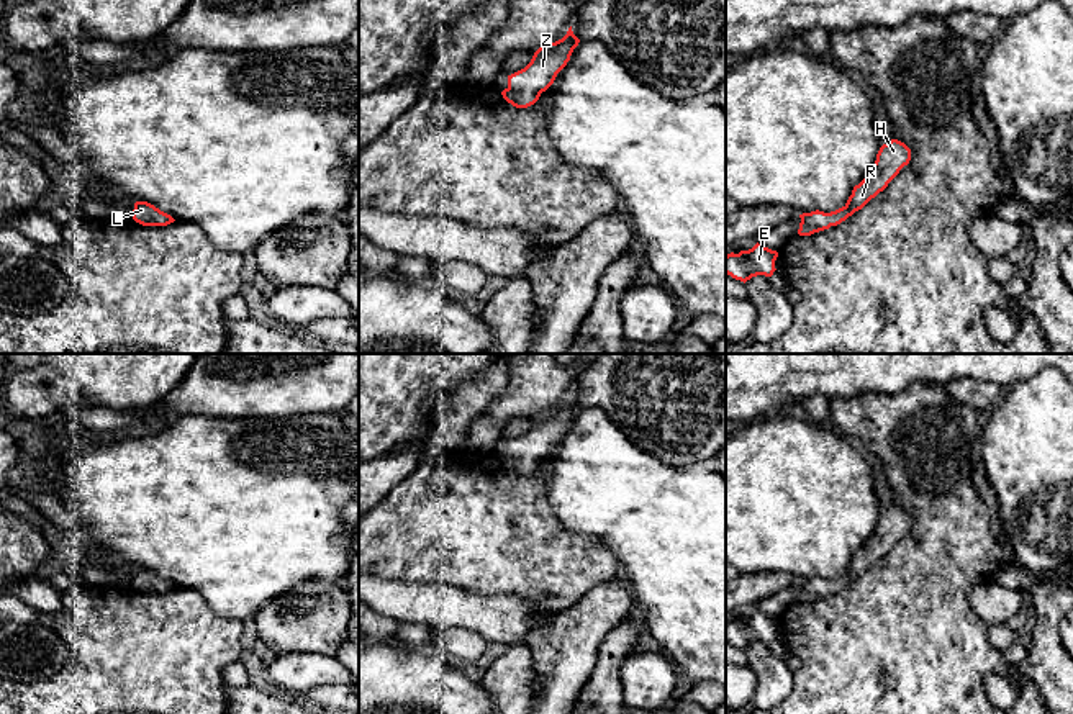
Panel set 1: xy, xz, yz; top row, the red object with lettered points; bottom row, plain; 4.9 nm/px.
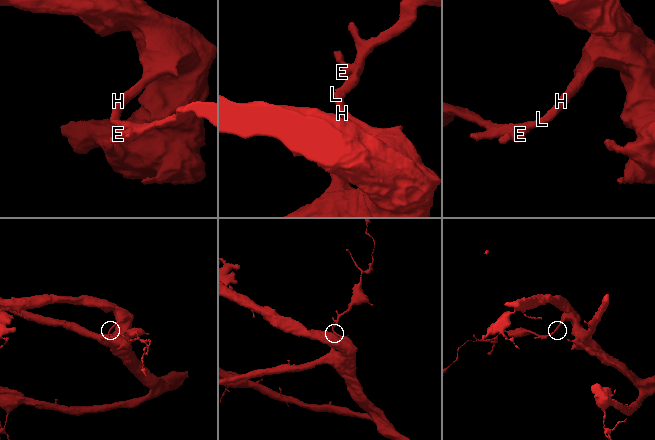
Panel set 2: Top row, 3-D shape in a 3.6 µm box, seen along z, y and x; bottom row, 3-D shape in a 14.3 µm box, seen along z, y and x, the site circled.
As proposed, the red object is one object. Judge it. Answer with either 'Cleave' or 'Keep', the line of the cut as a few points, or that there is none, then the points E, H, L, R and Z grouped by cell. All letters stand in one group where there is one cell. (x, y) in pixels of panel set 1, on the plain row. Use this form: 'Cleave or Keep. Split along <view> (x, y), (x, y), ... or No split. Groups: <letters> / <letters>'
Keep. No split. Groups: E H L R Z

